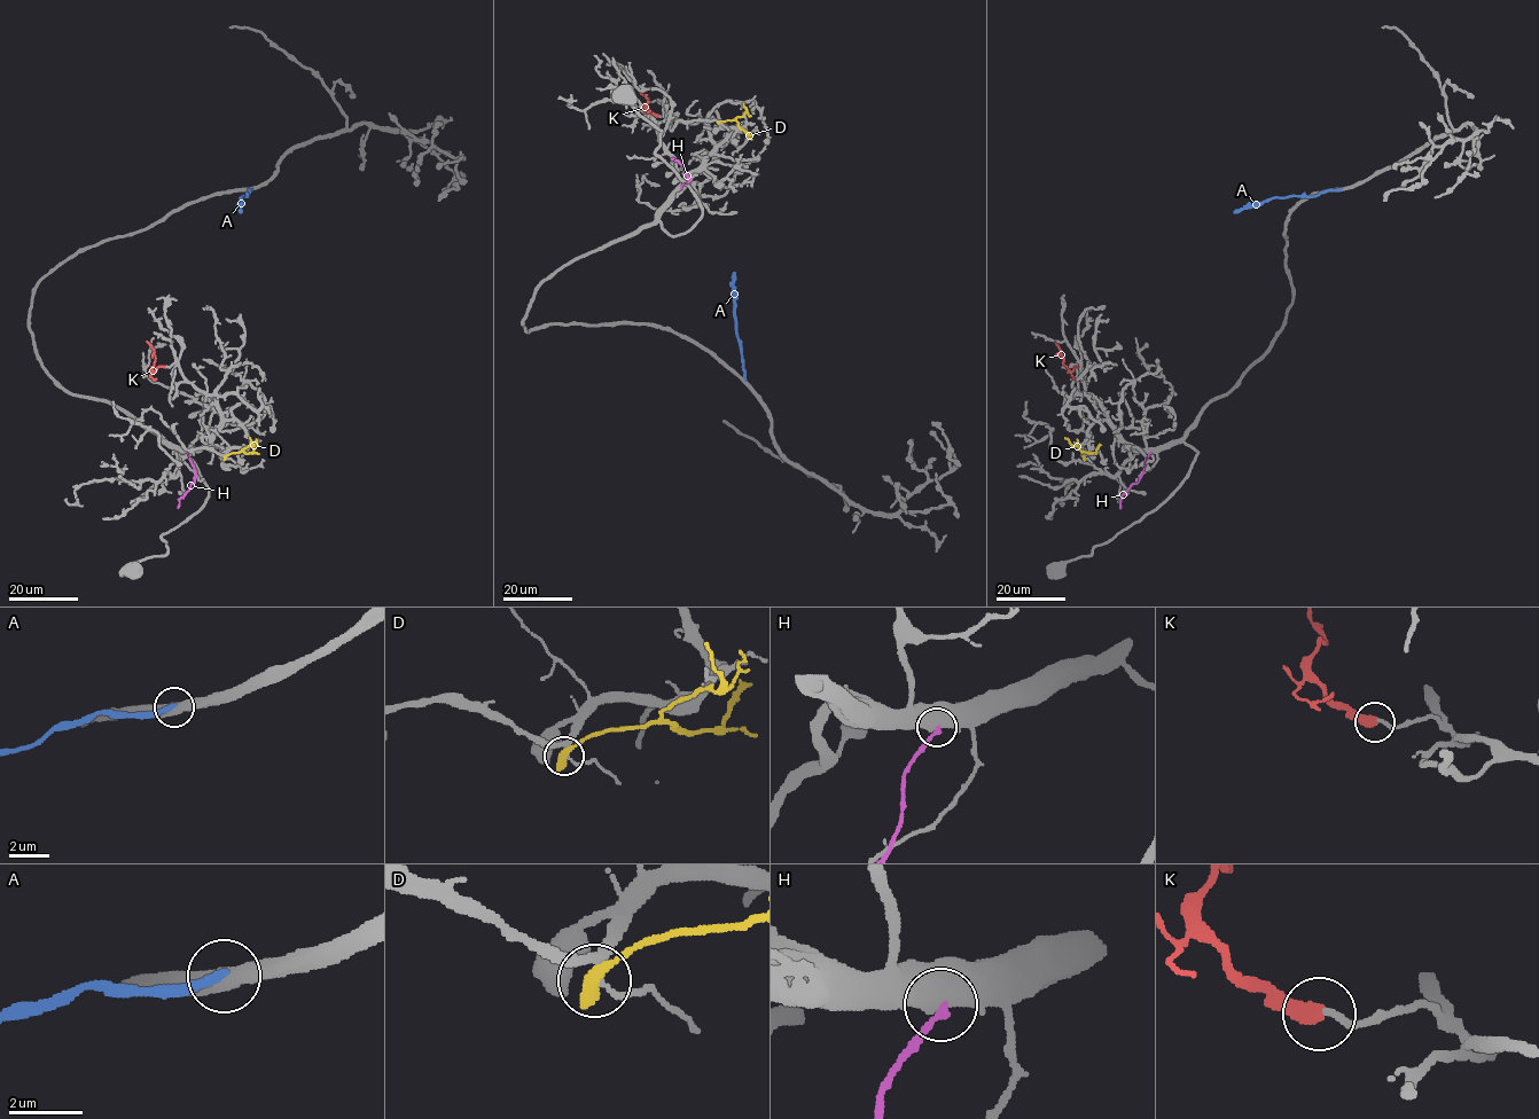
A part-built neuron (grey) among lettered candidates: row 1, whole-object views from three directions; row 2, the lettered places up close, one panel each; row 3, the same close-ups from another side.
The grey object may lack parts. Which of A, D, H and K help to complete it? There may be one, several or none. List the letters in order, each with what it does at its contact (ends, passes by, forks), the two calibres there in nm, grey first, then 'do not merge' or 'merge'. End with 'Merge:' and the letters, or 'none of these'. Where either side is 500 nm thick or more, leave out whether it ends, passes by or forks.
A: it ends | 480/280 nm | do not merge
D: it ends | 170/440 nm | do not merge
H: 800/200 nm | do not merge
K: it ends | 190/440 nm | merge
Merge: K

